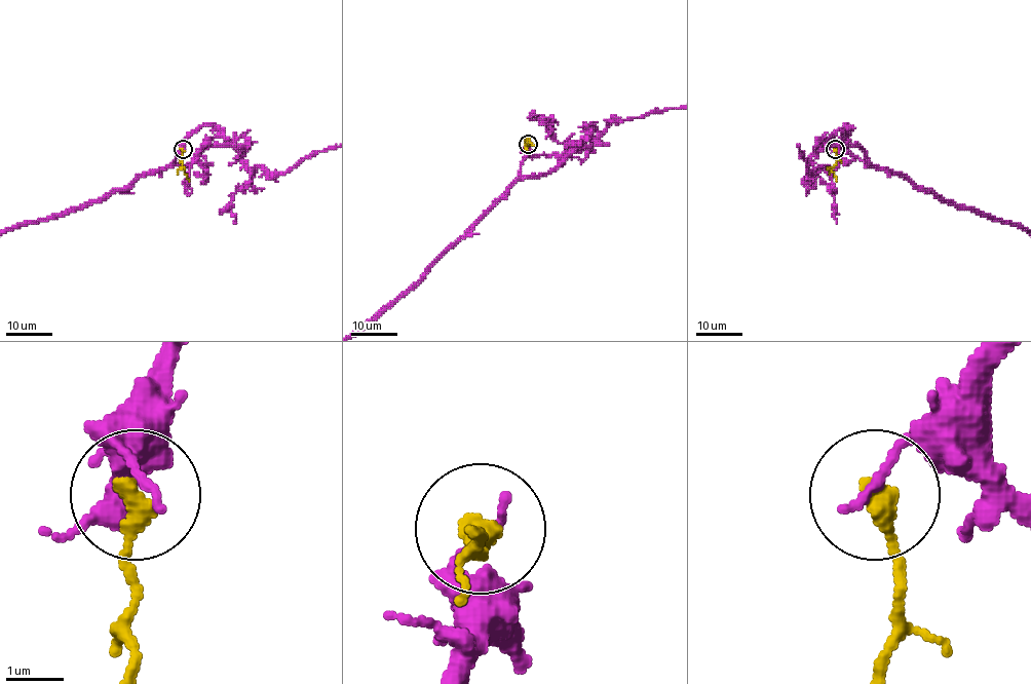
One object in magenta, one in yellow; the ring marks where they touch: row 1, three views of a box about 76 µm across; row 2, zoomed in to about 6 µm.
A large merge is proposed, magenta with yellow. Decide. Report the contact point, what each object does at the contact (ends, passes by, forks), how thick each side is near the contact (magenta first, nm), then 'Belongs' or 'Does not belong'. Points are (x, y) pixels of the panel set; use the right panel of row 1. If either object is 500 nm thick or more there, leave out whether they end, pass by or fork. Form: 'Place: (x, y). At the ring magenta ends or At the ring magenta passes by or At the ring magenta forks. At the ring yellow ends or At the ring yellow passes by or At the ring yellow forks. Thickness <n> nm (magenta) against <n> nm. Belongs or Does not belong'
Place: (835, 149). At the ring magenta ends. At the ring yellow ends. Thickness 180 nm (magenta) against 400 nm. Does not belong

